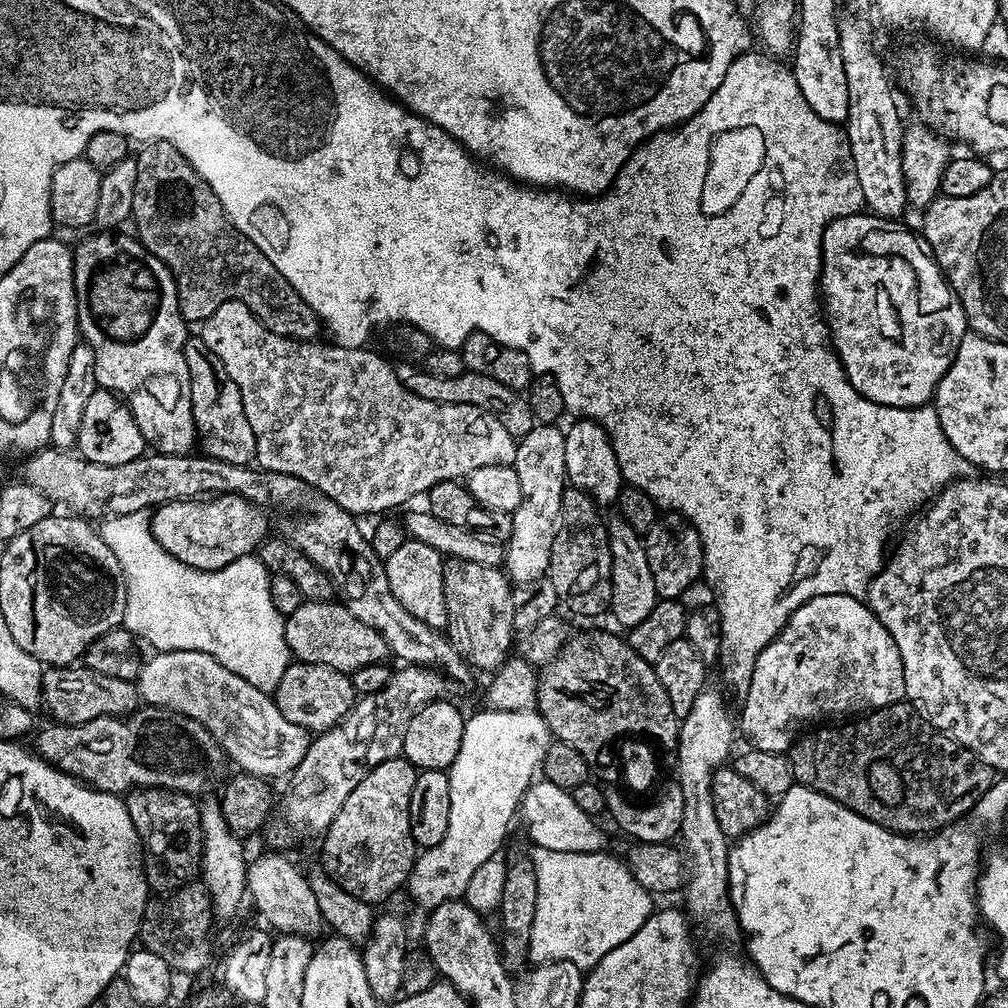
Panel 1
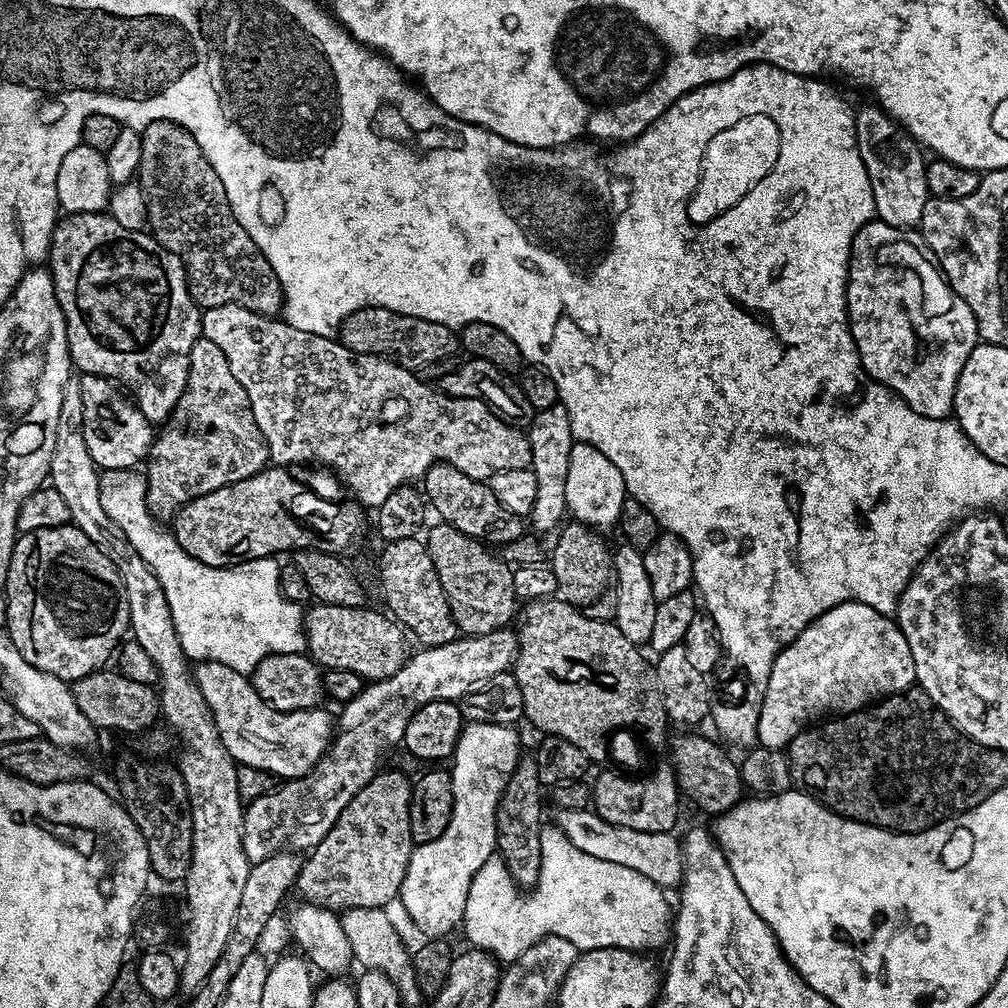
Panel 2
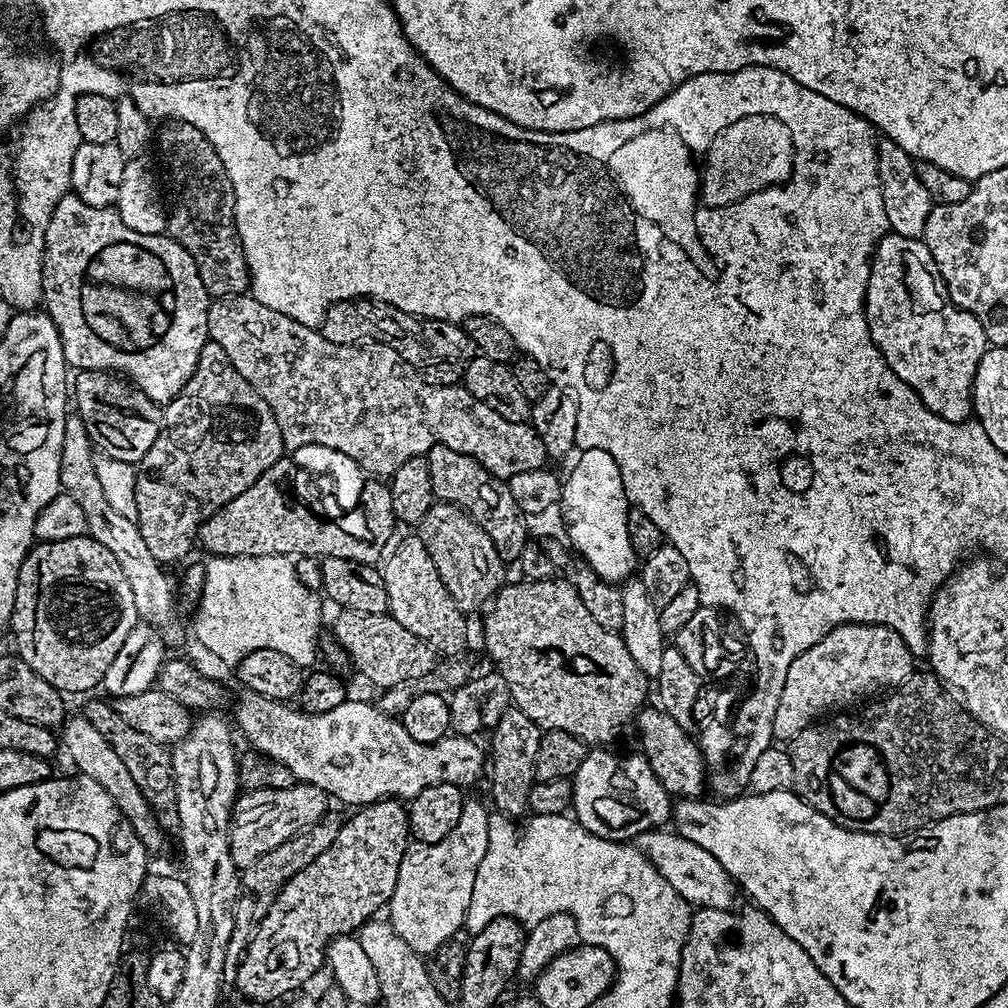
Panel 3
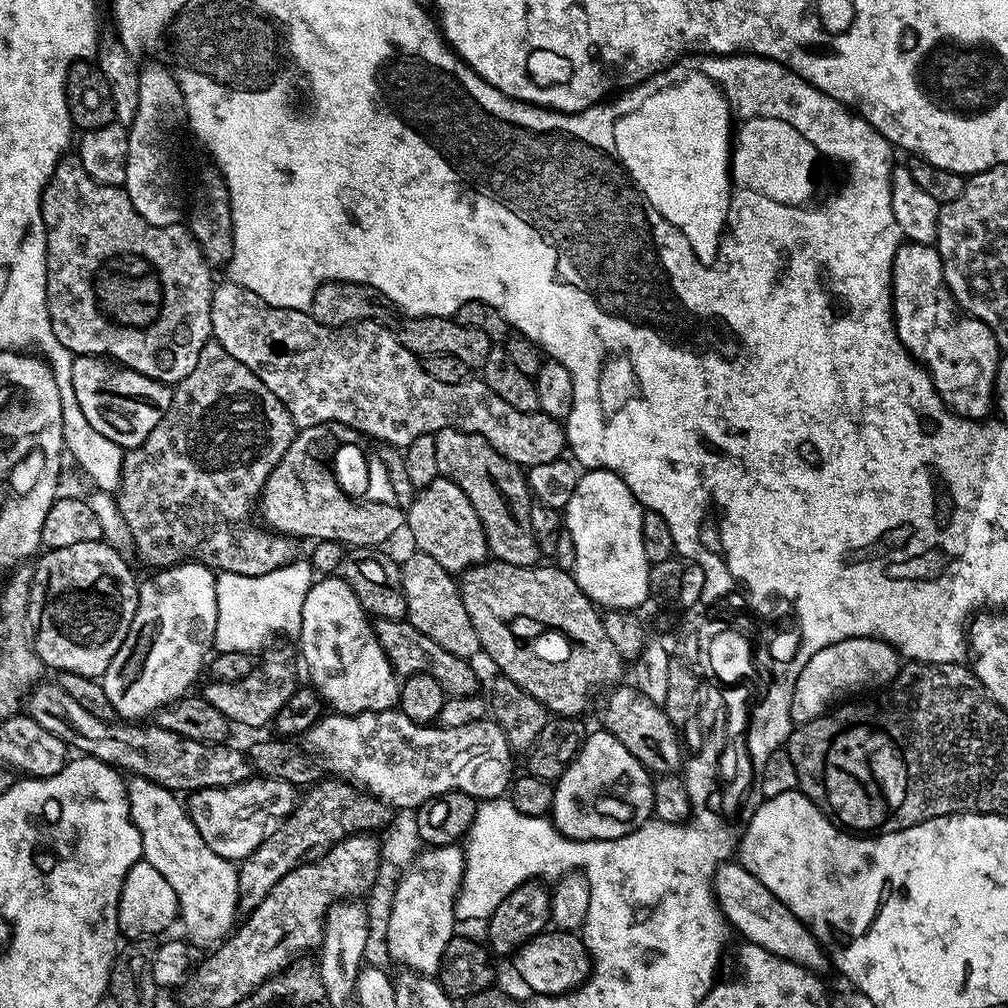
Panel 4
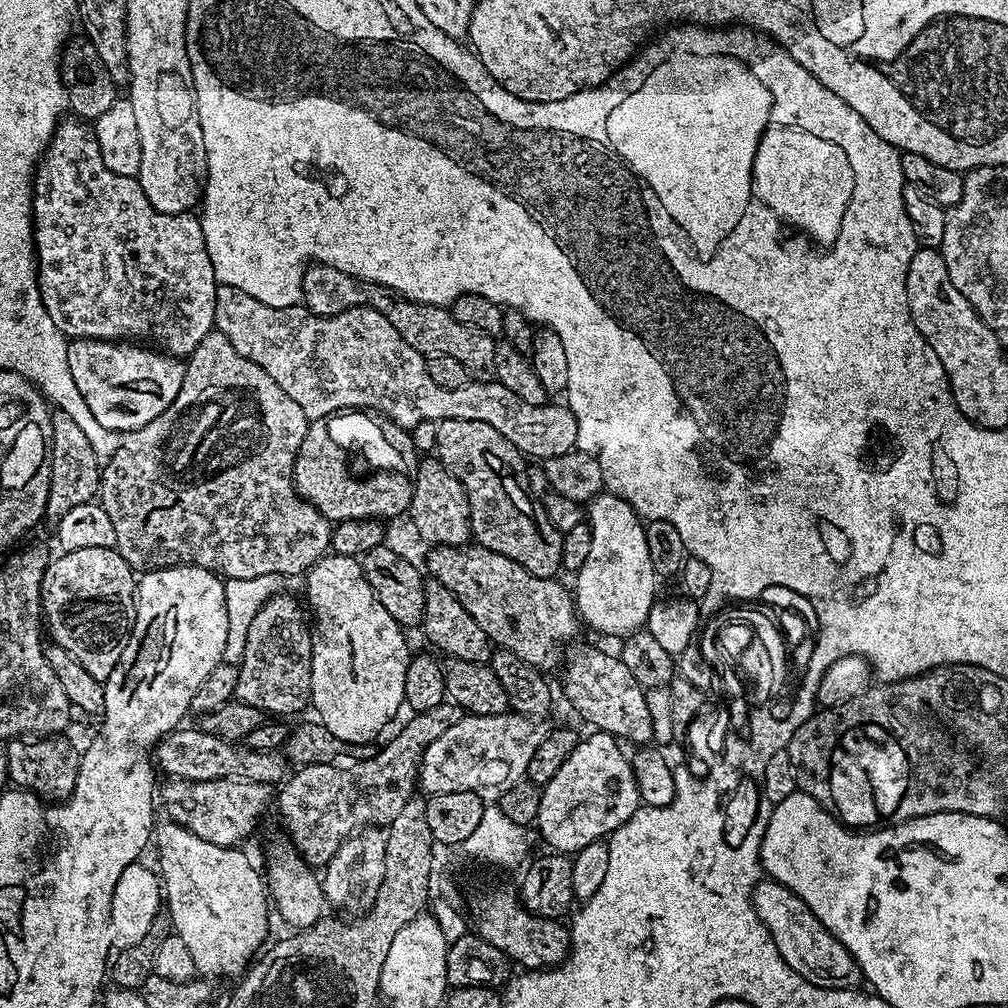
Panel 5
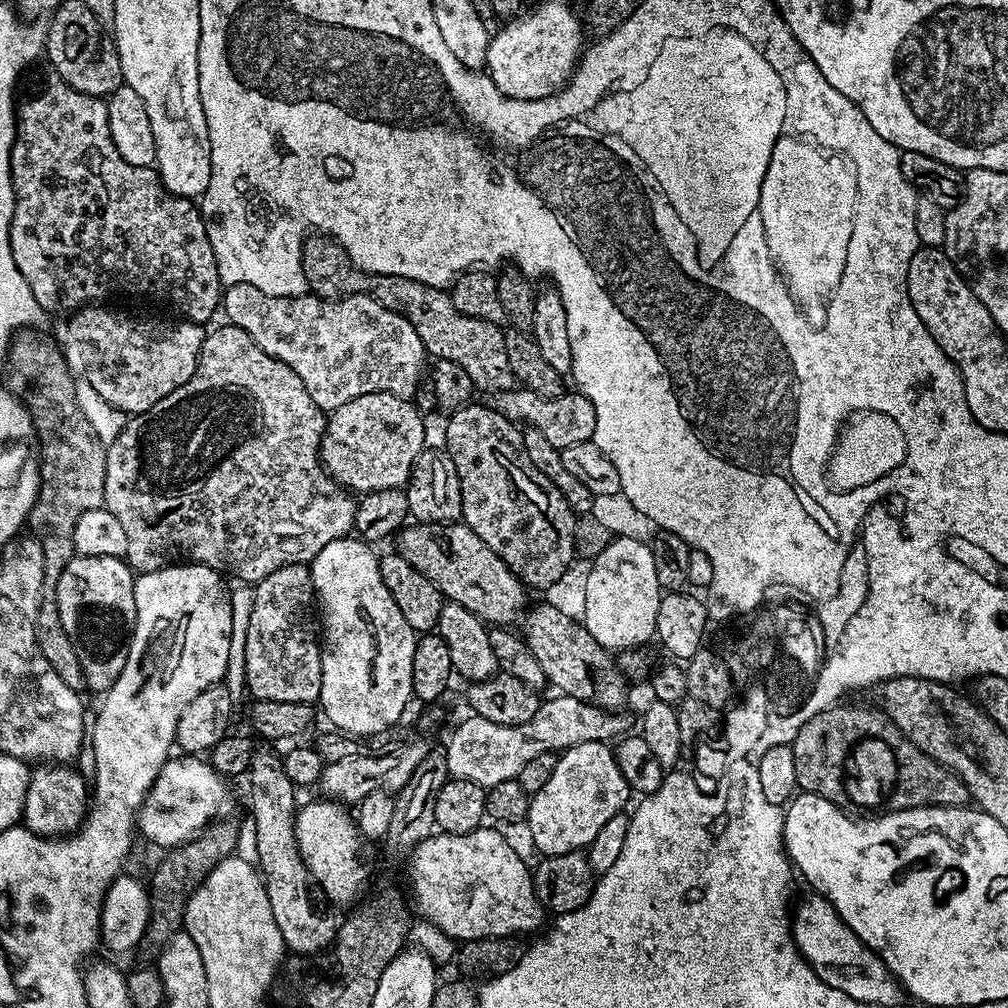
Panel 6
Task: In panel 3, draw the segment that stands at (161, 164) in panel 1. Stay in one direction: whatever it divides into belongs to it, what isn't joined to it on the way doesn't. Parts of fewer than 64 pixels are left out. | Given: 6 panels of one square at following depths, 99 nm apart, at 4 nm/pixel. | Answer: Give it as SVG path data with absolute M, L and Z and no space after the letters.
M169 119L161 124L164 125L155 133L154 146L156 142L156 148L160 151L161 158L164 159L164 168L168 171L168 184L172 187L172 200L170 196L170 207L166 212L168 217L167 235L181 244L186 250L186 254L190 254L190 258L194 258L194 266L198 266L202 286L206 286L209 297L219 298L247 293L250 288L248 263L240 245L236 199L232 193L230 178L222 166L222 158L218 158L212 143L194 126L174 119Z

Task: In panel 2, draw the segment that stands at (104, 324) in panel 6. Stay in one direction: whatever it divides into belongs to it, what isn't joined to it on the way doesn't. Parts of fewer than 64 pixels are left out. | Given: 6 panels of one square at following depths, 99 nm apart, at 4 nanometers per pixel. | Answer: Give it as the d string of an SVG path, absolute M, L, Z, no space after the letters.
M84 374L79 377L84 407L84 433L90 458L97 468L132 470L149 455L154 439L154 425L140 413L135 403L106 376Z

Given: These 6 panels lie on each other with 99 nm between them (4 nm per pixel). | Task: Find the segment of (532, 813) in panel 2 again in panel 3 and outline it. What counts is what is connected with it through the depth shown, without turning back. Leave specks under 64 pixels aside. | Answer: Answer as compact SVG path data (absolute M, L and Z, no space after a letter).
M510 706L502 718L498 718L496 727L491 729L492 752L490 748L490 772L492 768L492 804L491 807L497 813L509 818L518 816L529 811L528 795L531 785L536 780L534 770L534 758L538 758L538 742L542 730L522 710Z

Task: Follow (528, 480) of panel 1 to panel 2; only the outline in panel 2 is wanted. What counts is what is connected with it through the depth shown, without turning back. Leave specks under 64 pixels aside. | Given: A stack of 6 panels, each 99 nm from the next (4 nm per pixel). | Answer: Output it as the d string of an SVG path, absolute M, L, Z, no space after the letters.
M557 402L554 406L539 409L532 417L526 435L531 444L530 465L538 480L538 497L534 502L534 510L530 517L530 524L537 533L555 531L560 520L567 515L566 479L570 466L570 450L576 441L573 438L573 427L570 426L569 412L564 404Z

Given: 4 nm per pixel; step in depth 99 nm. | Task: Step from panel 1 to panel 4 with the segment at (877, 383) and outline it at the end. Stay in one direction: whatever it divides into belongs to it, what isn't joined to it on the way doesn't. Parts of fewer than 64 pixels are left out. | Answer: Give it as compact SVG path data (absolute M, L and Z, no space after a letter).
M901 243L894 254L892 267L892 319L896 326L896 336L913 360L927 368L938 394L946 407L964 416L967 420L983 421L984 416L994 408L994 389L996 387L996 371L1000 365L1002 349L997 344L991 330L958 307L952 291L944 280L942 262L935 247L930 244Z

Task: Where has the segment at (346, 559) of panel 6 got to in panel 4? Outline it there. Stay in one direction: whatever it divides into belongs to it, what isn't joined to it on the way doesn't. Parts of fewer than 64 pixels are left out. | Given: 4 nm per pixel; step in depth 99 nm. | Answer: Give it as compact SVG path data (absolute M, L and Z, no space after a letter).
M328 574L320 578L320 580L317 579L315 583L313 583L312 589L306 594L306 602L302 602L302 626L300 627L298 643L300 643L300 652L304 655L304 664L308 667L308 676L312 679L312 681L310 681L311 687L319 692L320 696L323 697L323 703L327 705L333 713L355 714L358 712L384 712L387 708L397 707L400 699L401 681L396 675L396 669L393 668L392 663L390 663L382 650L382 646L376 637L376 629L373 621L370 619L368 613L364 611L362 602L358 602L358 594L354 594L354 590L350 590L350 586L339 575Z

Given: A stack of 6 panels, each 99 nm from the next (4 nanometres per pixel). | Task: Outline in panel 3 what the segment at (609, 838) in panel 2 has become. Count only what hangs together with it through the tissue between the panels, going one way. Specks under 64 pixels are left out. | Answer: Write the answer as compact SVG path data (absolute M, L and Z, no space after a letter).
M651 830L644 832L638 837L638 847L647 856L648 861L674 886L677 894L687 900L689 905L704 908L726 908L733 907L732 899L738 896L738 888L731 874L724 869L722 862L710 854L710 850L702 850L694 842L682 838L674 830Z

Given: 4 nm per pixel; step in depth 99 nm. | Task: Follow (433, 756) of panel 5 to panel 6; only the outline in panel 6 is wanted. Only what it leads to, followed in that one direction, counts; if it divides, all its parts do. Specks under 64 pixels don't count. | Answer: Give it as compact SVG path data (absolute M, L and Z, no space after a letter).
M556 694L553 697L553 700L545 699L539 710L521 724L499 724L469 715L469 720L462 721L453 730L448 745L442 749L447 775L454 780L469 780L487 790L500 782L515 780L522 766L526 766L530 758L538 758L538 754L560 754L578 743L595 740L608 742L611 736L620 738L629 731L628 720L620 716L624 714L619 711L599 708L573 696Z

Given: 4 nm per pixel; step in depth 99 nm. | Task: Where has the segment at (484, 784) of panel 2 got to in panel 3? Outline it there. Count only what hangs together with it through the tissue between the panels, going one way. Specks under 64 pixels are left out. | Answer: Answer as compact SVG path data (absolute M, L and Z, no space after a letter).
M472 798L465 799L458 826L454 826L446 838L433 844L417 843L405 851L394 894L386 905L386 916L398 938L415 952L430 954L465 927L464 915L470 906L475 875L486 854L490 812L485 808Z

